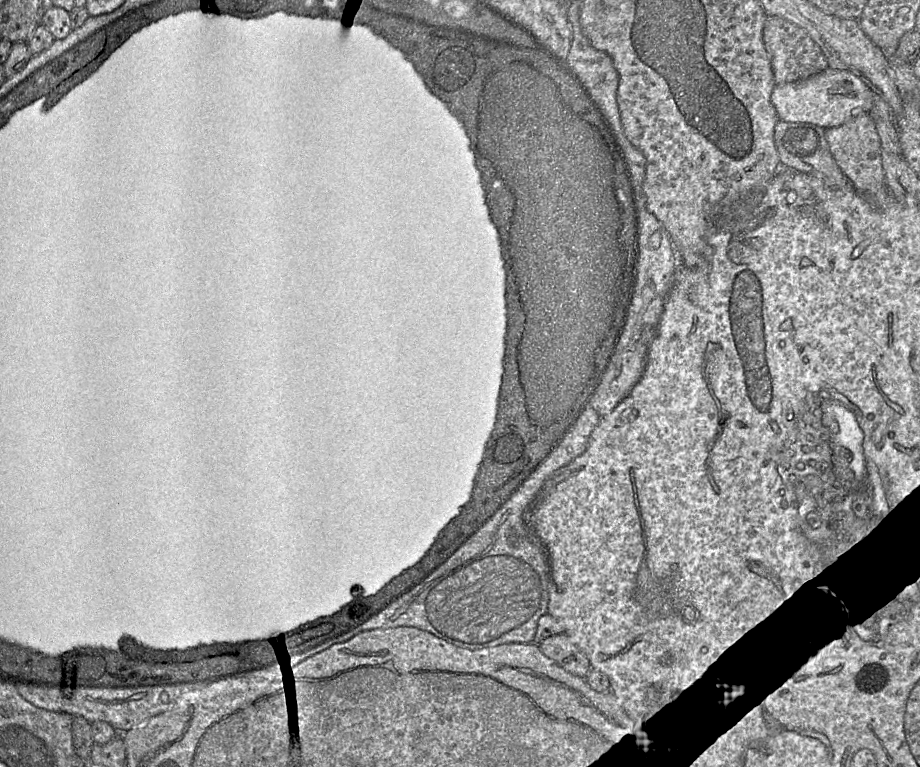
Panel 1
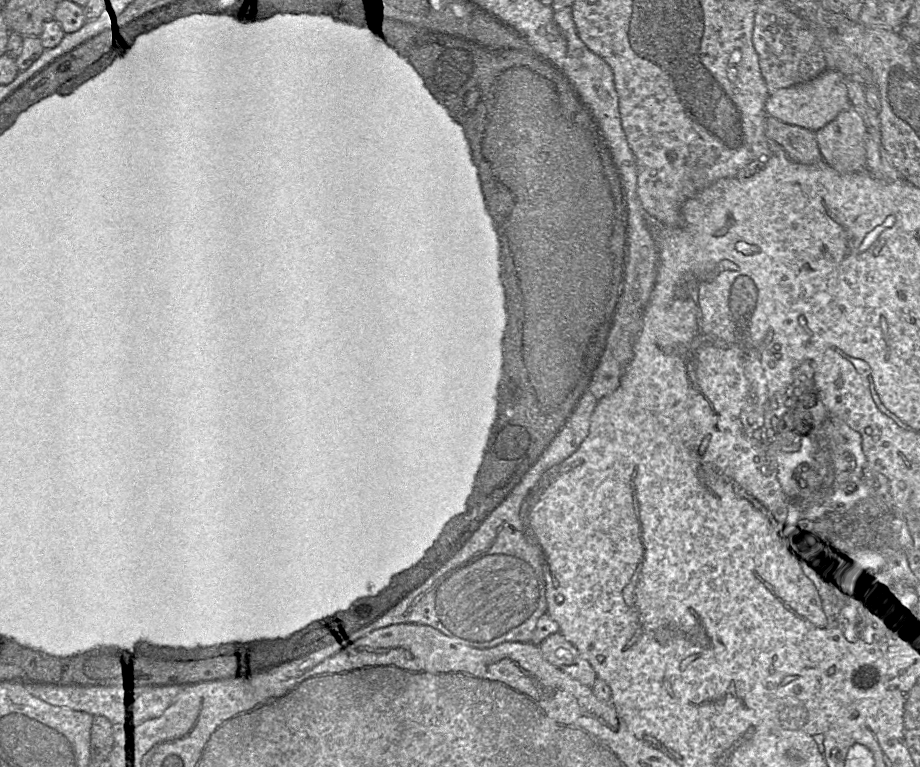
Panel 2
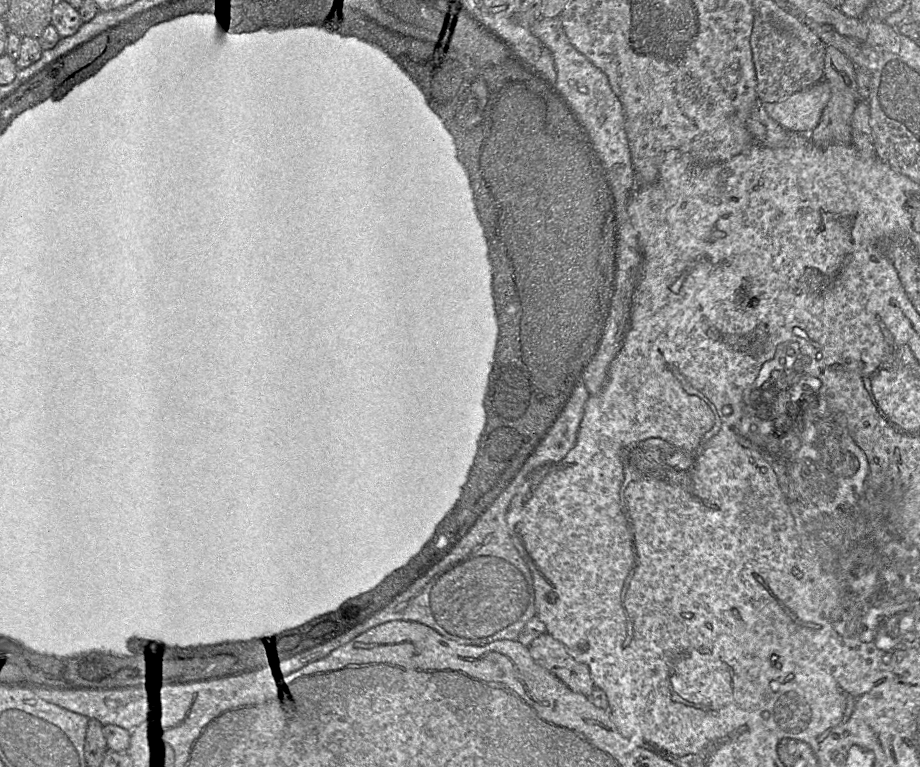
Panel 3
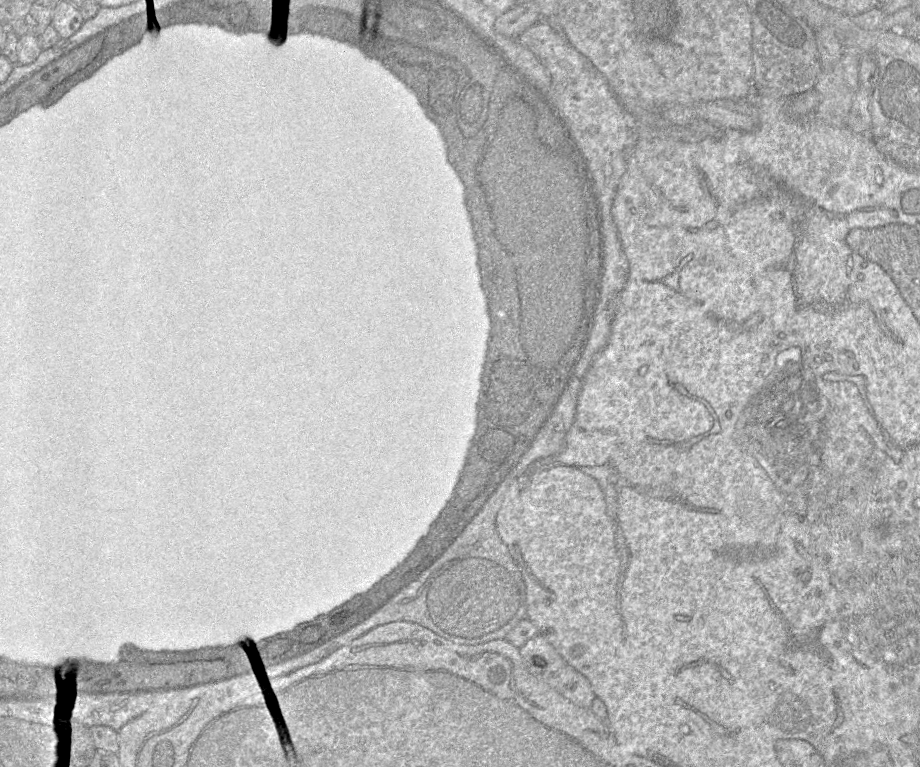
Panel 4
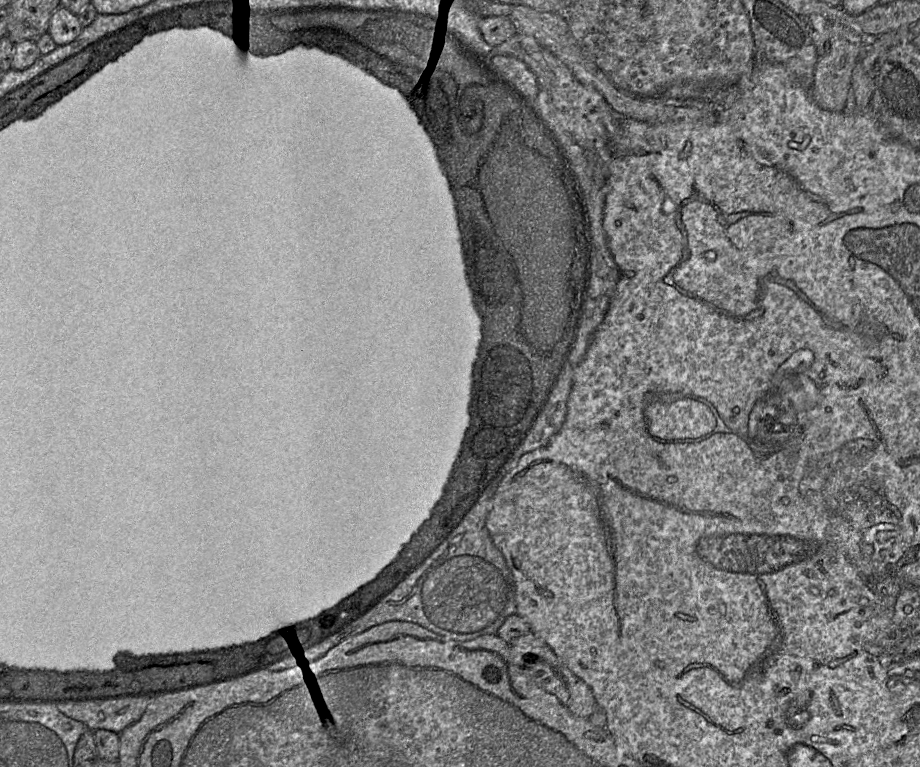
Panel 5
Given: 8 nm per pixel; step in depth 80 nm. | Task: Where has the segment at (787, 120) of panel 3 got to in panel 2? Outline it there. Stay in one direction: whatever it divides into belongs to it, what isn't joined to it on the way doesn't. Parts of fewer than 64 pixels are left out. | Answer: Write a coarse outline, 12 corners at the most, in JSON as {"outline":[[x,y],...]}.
{"outline":[[826,69],[779,89],[766,112],[816,132],[850,106],[846,77]]}

